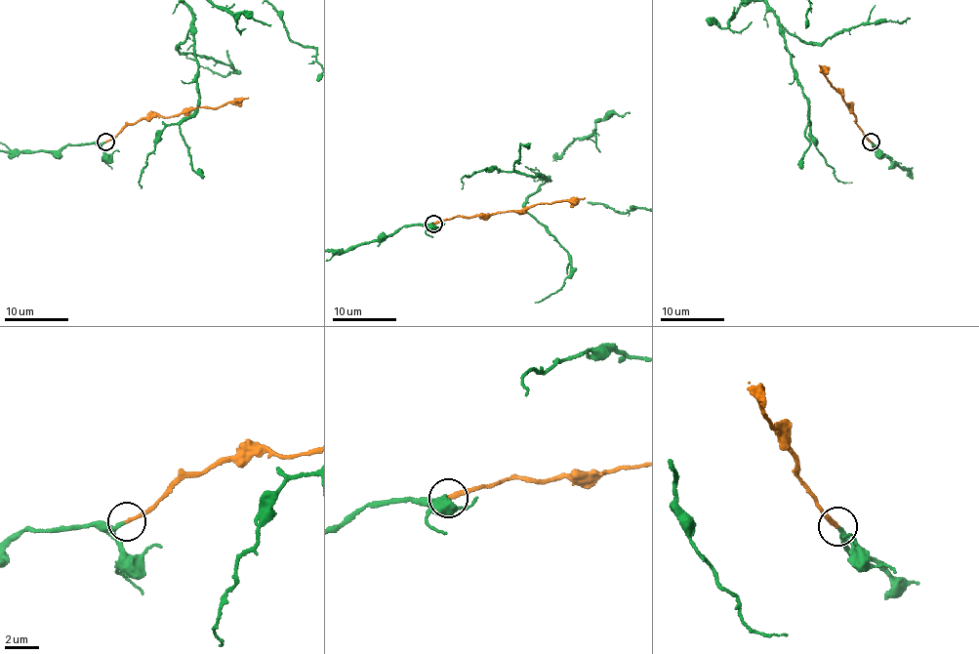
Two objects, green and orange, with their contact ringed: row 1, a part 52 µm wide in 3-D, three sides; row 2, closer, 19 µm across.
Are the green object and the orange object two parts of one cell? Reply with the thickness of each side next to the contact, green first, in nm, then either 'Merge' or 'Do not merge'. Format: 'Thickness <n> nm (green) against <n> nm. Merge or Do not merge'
Thickness 240 nm (green) against 200 nm. Merge

